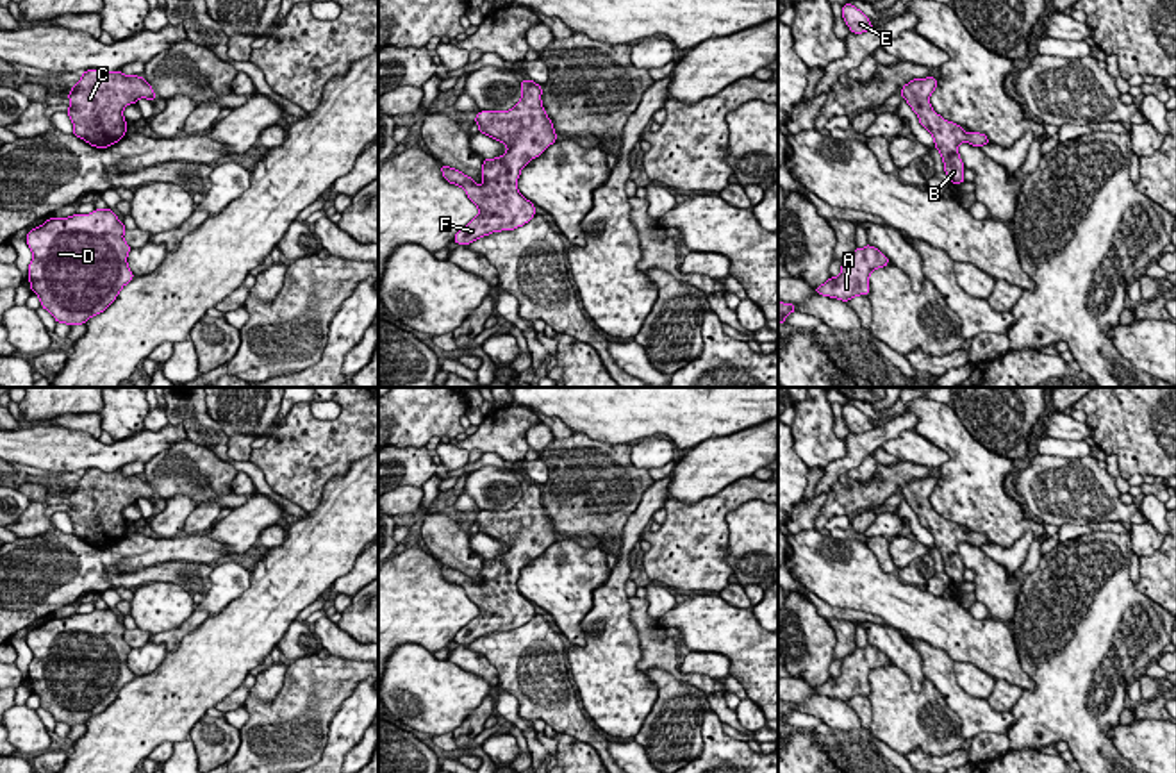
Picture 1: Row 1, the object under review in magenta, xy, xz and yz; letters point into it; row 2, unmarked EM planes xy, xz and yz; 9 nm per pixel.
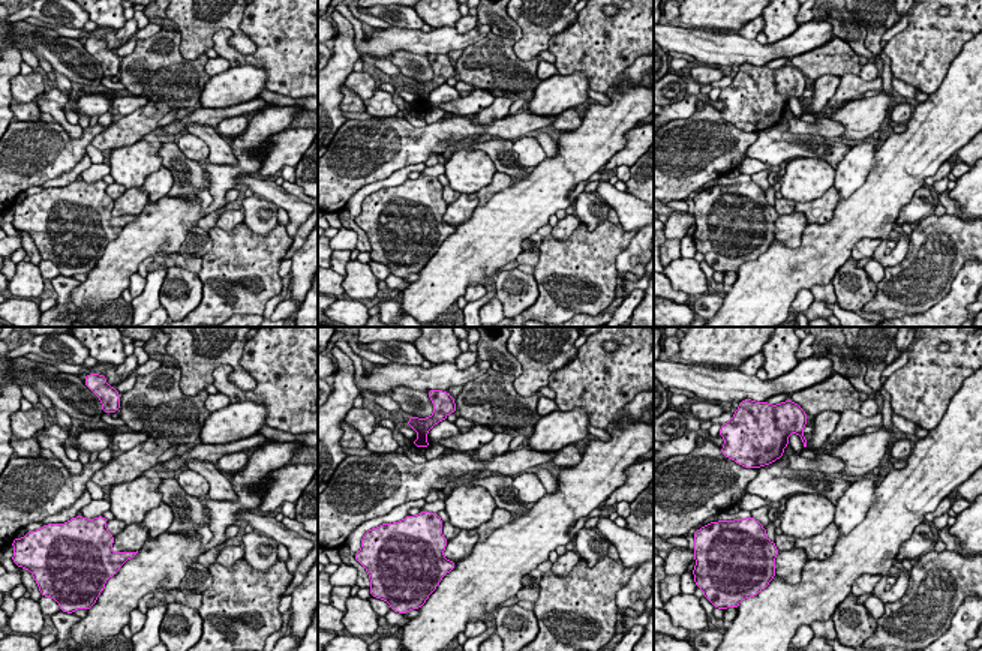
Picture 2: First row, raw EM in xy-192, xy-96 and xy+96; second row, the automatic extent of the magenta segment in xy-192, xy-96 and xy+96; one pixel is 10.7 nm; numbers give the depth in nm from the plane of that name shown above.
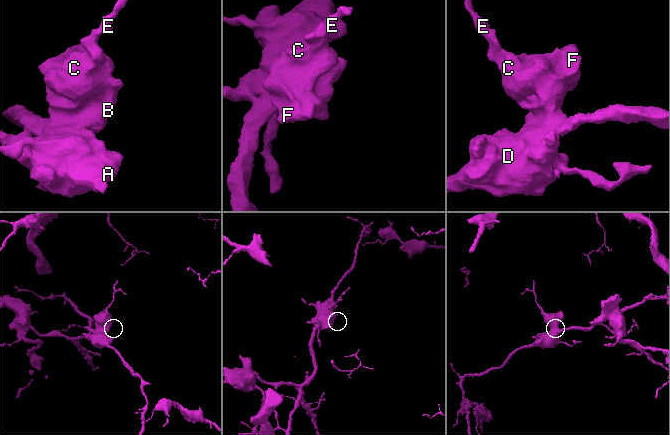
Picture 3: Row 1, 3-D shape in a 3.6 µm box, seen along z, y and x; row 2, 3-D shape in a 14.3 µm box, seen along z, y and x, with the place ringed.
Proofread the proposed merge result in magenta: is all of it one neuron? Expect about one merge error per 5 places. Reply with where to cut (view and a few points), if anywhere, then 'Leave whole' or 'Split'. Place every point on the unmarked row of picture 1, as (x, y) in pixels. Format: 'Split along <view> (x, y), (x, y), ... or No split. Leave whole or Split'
No split. Leave whole

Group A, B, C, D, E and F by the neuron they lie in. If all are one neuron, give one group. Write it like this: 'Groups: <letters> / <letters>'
Groups: A B C D E F

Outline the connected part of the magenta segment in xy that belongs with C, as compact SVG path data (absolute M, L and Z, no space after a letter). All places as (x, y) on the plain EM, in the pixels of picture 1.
M86 470L68 498L71 505L66 514L73 523L73 536L91 546L107 548L127 534L123 509L139 498L153 502L155 491L137 475Z

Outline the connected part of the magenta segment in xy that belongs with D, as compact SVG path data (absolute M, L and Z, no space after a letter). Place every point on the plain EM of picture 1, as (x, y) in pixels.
M107 607L89 614L50 618L37 628L29 630L27 644L32 650L29 682L57 723L84 725L91 716L104 712L127 686L134 673L127 664L132 650L123 639L125 625Z

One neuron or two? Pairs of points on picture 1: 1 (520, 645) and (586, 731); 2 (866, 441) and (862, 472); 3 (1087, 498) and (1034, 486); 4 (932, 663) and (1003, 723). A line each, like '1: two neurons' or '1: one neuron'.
1: one neuron
2: two neurons
3: one neuron
4: one neuron

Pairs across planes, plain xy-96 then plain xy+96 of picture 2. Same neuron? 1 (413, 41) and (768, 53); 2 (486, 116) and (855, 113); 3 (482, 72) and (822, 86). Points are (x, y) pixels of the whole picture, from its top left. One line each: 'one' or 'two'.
1: one
2: two
3: two

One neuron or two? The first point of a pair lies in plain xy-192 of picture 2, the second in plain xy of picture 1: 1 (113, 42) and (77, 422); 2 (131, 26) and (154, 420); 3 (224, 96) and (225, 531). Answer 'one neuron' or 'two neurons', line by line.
1: two neurons
2: one neuron
3: one neuron

